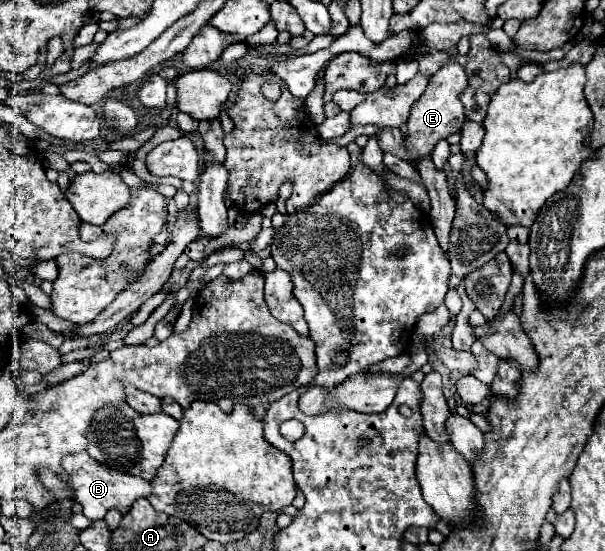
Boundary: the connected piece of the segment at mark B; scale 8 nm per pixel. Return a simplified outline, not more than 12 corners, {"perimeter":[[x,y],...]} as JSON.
{"perimeter":[[86,451],[64,457],[90,521],[126,515],[150,481],[116,473]]}

